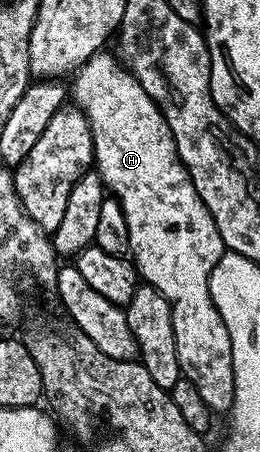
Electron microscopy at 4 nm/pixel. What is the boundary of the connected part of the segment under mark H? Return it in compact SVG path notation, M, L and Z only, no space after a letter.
M101 50L80 65L71 77L70 96L76 99L73 100L75 107L88 119L88 129L92 132L94 171L102 178L105 189L122 206L130 259L139 279L158 290L158 294L162 294L172 307L174 350L178 350L181 377L198 390L209 412L224 414L232 406L232 347L226 324L210 298L210 274L214 266L218 266L218 258L222 258L226 251L222 234L218 234L218 226L214 226L214 218L210 218L206 202L202 202L198 190L194 190L194 182L180 161L174 134L170 134L170 126L162 110L152 101L150 94L142 90L136 77L113 53L112 56L108 50Z

